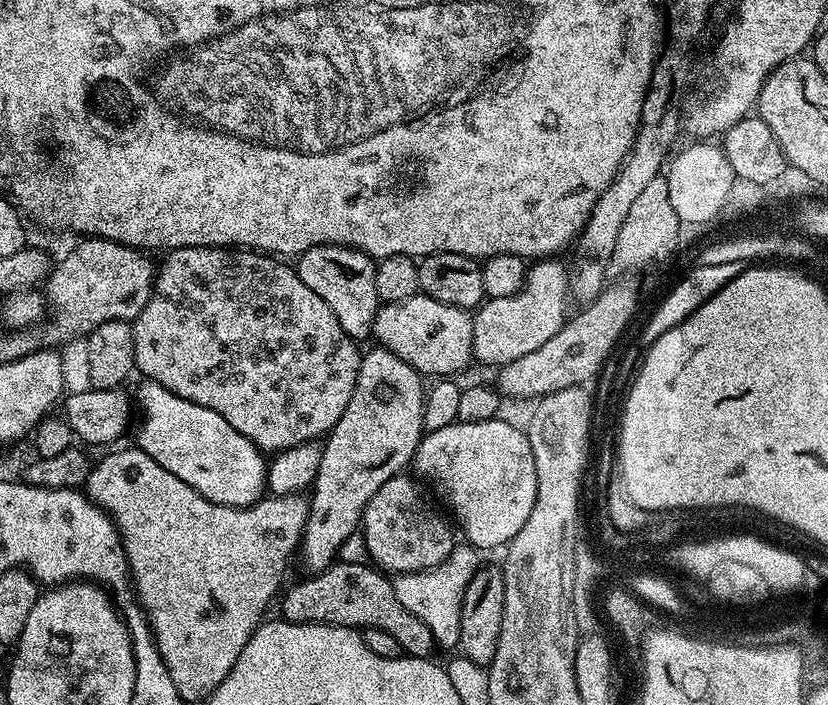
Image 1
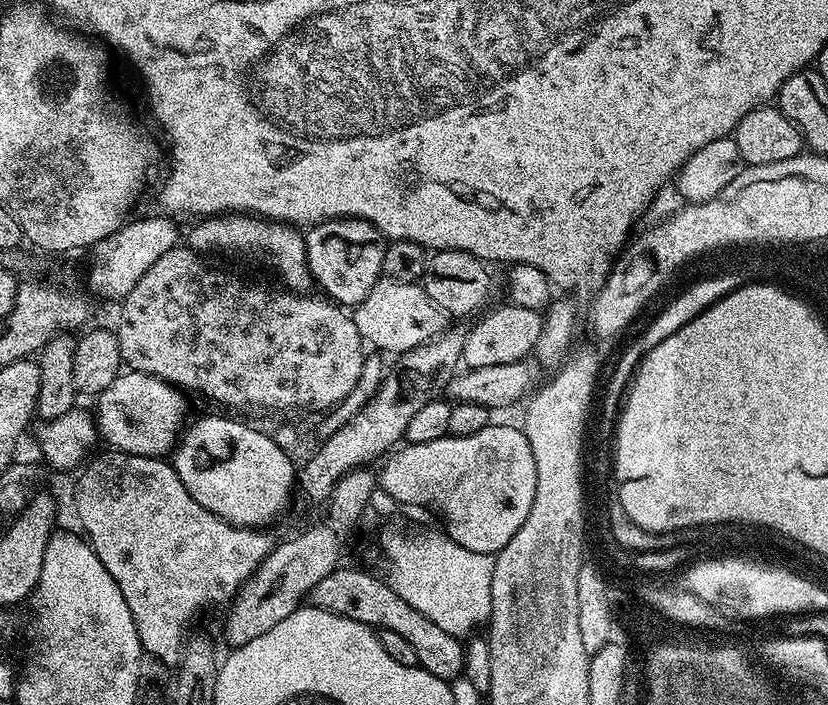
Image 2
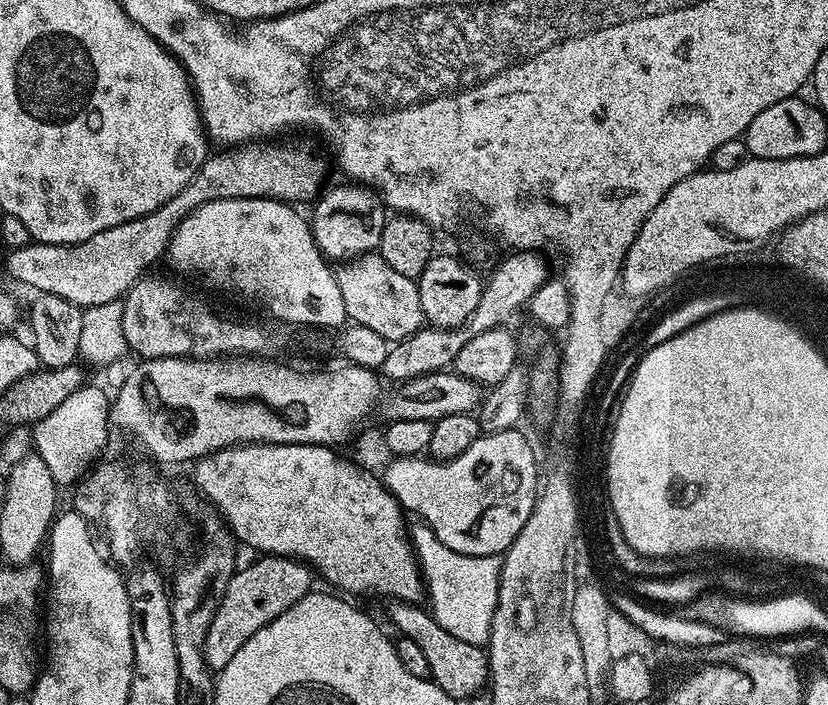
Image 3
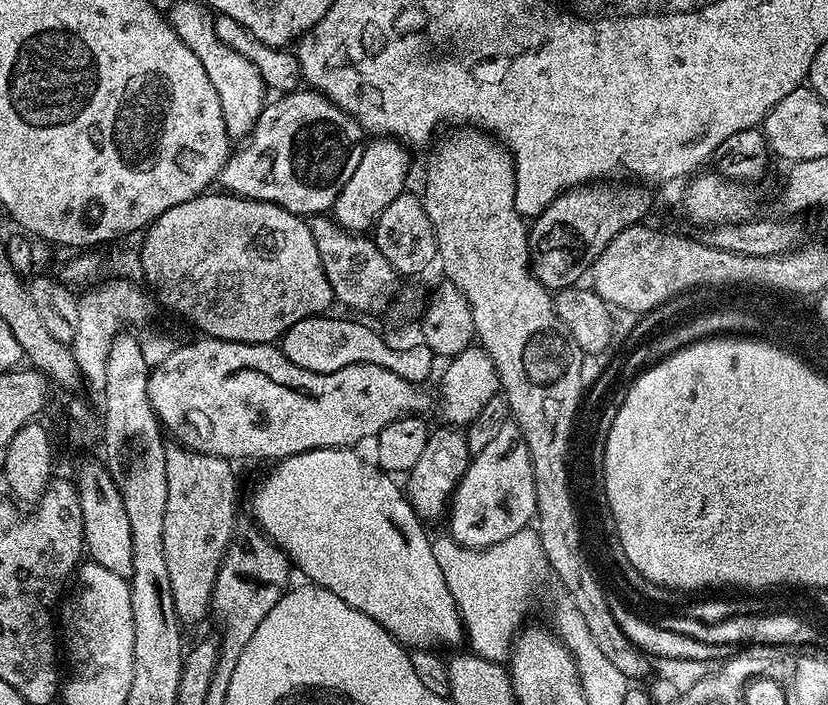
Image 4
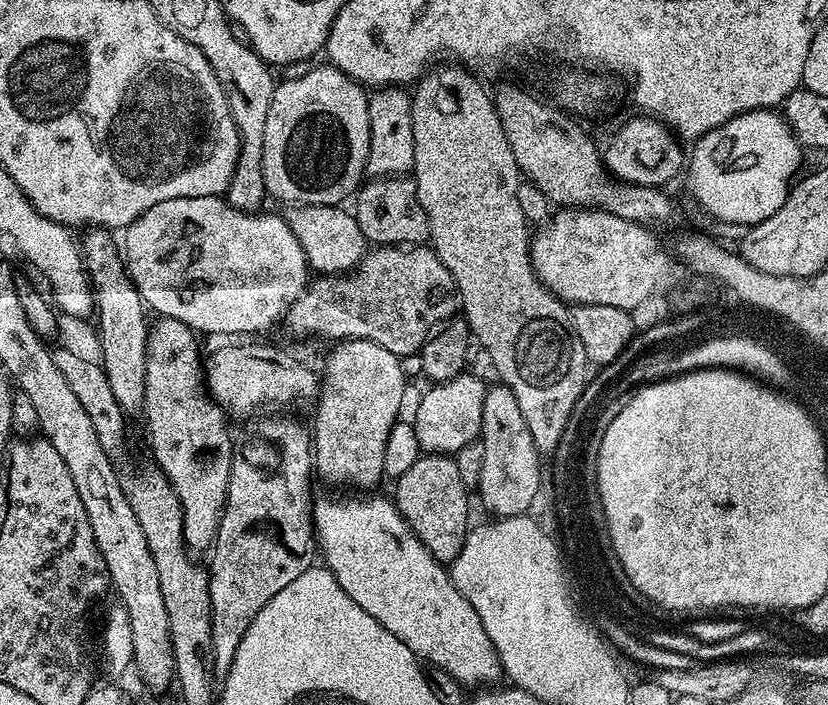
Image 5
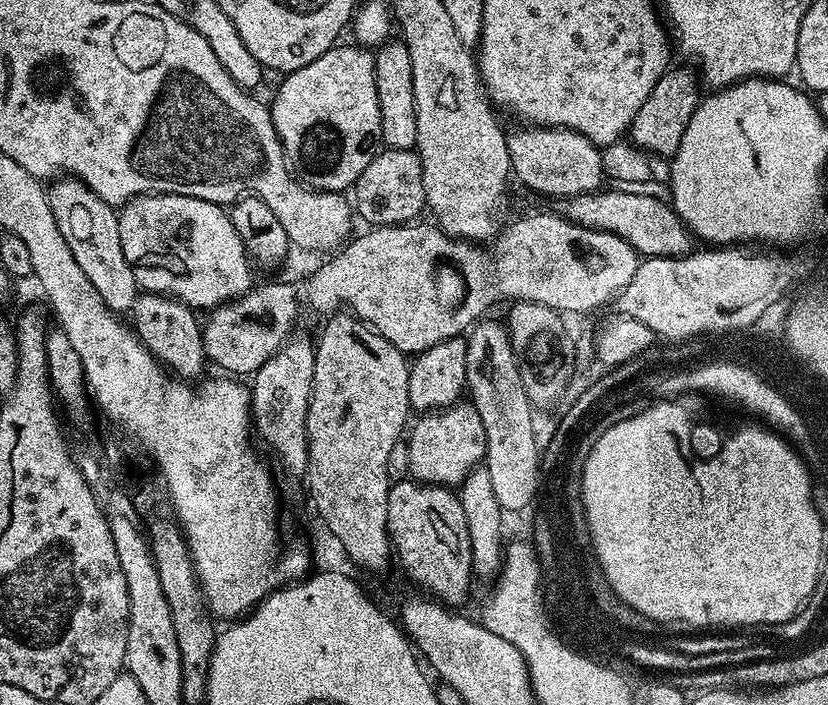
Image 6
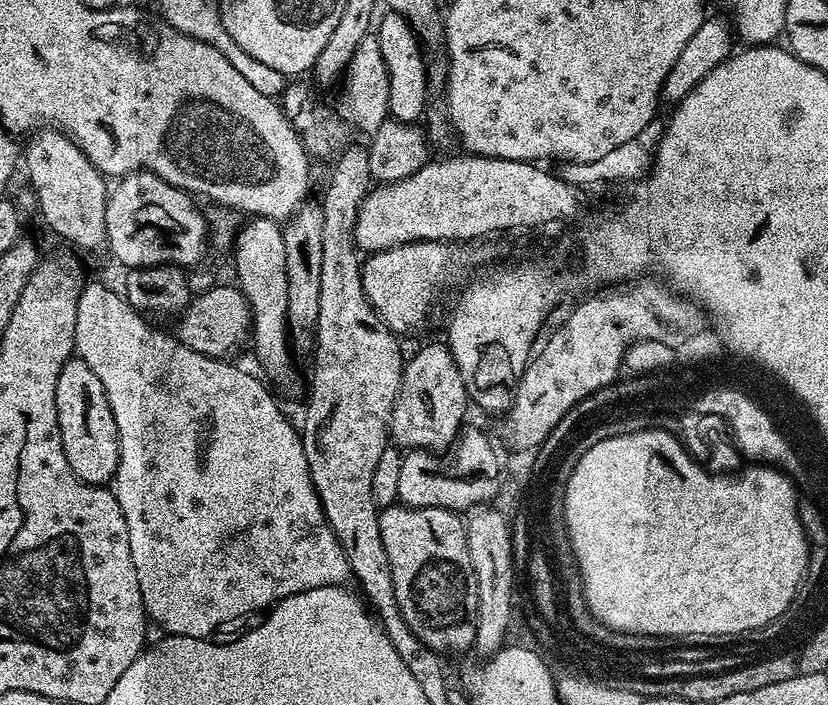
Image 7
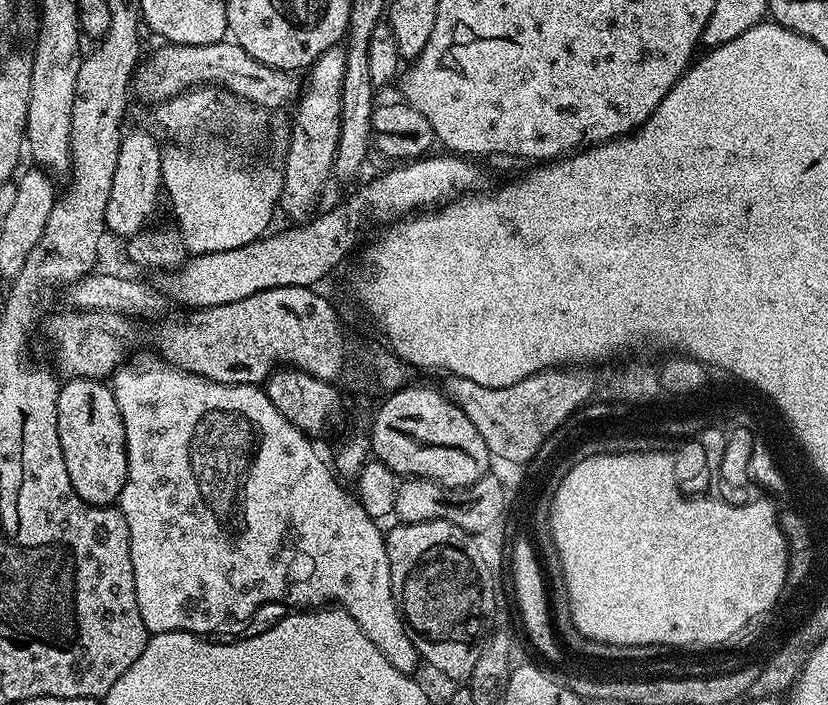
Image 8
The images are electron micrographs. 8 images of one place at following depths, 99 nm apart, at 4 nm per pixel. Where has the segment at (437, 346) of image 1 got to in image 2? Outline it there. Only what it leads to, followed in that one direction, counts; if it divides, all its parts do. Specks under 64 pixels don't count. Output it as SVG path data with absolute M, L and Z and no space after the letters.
M387 278L377 280L368 297L361 304L355 305L354 319L365 345L372 347L373 344L391 354L409 352L414 350L414 346L435 340L450 324L446 313L419 283L407 284Z

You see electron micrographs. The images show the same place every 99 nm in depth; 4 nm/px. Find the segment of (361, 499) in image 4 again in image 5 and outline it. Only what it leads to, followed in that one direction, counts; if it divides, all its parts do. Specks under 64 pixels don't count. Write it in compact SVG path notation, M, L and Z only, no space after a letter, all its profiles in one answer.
M368 494L363 500L352 496L349 500L320 500L314 504L314 532L318 537L318 548L323 563L338 578L338 586L374 618L398 642L410 646L416 659L425 665L446 670L456 681L465 686L492 686L501 679L500 659L490 642L490 634L479 621L479 616L470 602L458 592L449 569L426 550L426 546L416 536L415 530L404 521L404 515L396 509L395 503L384 496Z

